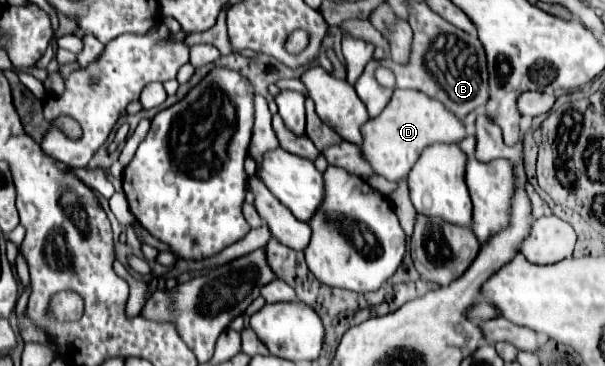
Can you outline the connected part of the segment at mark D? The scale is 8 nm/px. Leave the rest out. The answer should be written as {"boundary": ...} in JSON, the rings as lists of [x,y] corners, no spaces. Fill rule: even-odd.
{"boundary":[[[395,90],[379,118],[363,124],[363,142],[359,148],[375,174],[385,176],[391,182],[399,182],[409,174],[425,146],[435,142],[461,142],[465,136],[467,130],[463,122],[445,110],[443,104],[413,90]]]}

